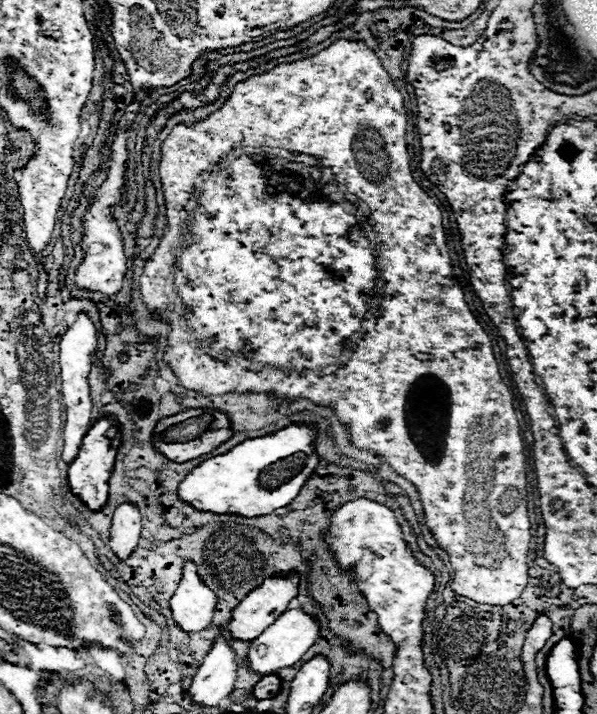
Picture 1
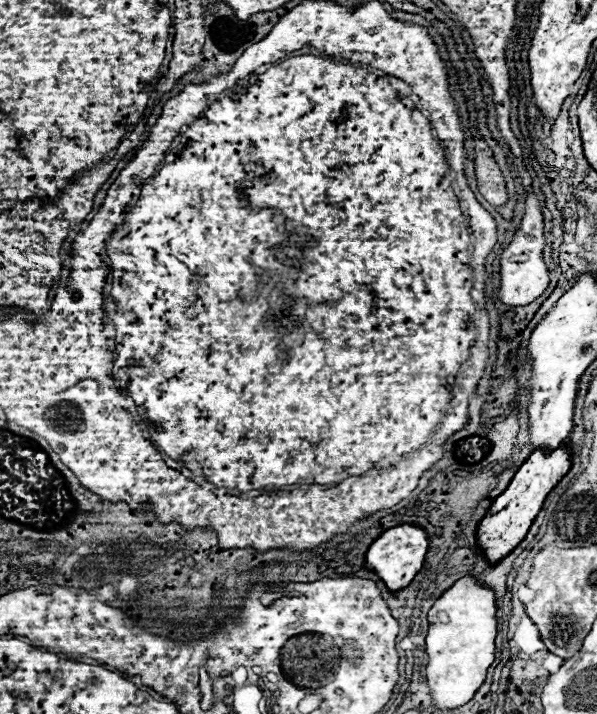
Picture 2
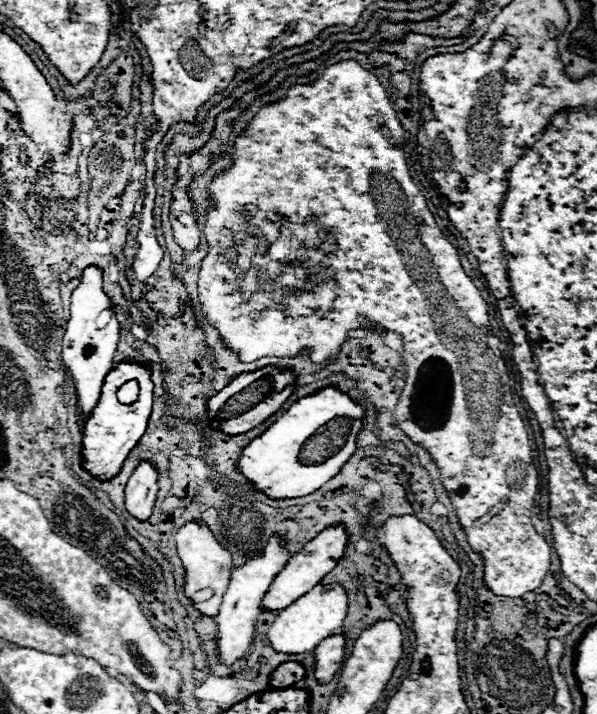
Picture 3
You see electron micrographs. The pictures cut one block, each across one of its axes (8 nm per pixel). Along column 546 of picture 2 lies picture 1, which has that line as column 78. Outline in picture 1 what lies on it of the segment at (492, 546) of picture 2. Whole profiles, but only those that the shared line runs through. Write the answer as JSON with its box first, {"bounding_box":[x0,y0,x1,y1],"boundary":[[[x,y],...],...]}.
{"bounding_box":[68,416,120,510],"boundary":[[[104,416],[104,418],[96,420],[94,426],[86,432],[86,436],[82,440],[82,446],[80,446],[80,452],[70,462],[70,468],[68,468],[68,484],[70,484],[72,492],[76,496],[80,496],[90,510],[100,510],[108,502],[108,488],[110,488],[108,480],[112,476],[114,462],[116,462],[116,452],[118,452],[118,446],[120,446],[120,434],[116,434],[114,438],[106,436],[106,430],[114,422],[116,420],[112,416]]]}

